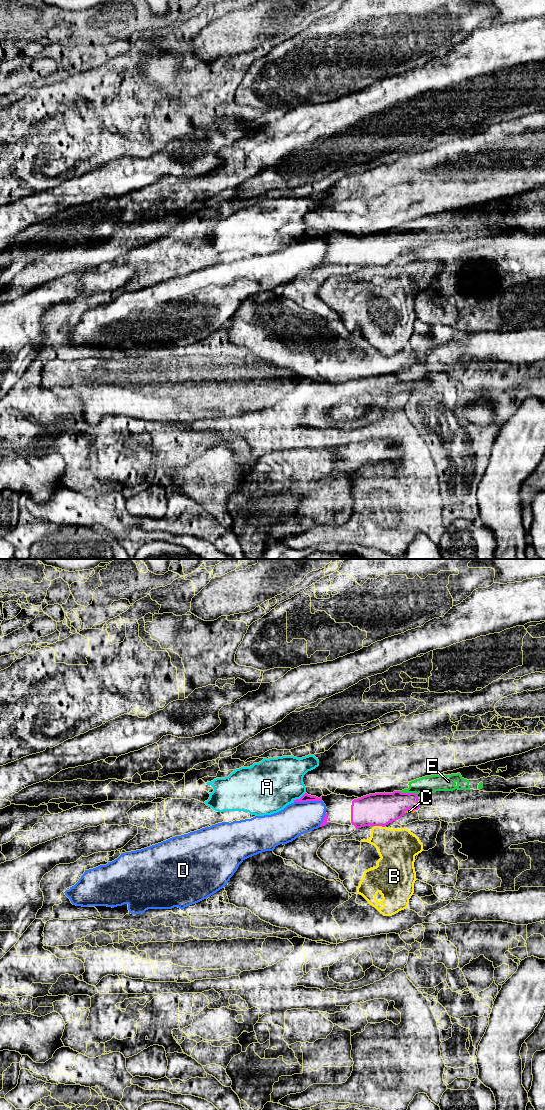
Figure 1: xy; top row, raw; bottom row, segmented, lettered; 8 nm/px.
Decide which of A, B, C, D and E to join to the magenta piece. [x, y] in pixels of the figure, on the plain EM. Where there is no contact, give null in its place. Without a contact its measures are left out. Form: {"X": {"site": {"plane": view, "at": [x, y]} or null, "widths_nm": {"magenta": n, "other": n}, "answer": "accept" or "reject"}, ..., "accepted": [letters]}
{"A": {"site": {"plane": "xy", "at": [298, 239]}, "widths_nm": {"magenta": 60, "other": 420}, "answer": "reject"}, "B": {"site": {"plane": "xy", "at": [379, 265]}, "widths_nm": {"magenta": 260, "other": 300}, "answer": "reject"}, "C": {"site": {"plane": "xy", "at": [406, 250]}, "widths_nm": {"magenta": 260, "other": 30}, "answer": "reject"}, "D": {"site": {"plane": "xy", "at": [307, 240]}, "widths_nm": {"magenta": 60, "other": 260}, "answer": "reject"}, "E": {"site": {"plane": "xy", "at": [408, 233]}, "widths_nm": {"magenta": 260, "other": 140}, "answer": "accept"}, "accepted": ["E"]}

